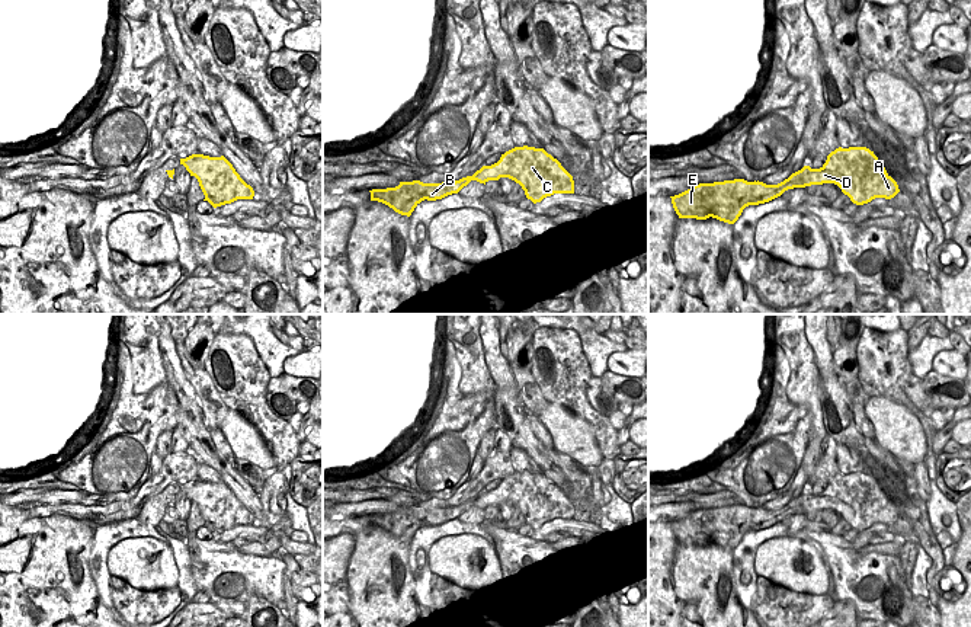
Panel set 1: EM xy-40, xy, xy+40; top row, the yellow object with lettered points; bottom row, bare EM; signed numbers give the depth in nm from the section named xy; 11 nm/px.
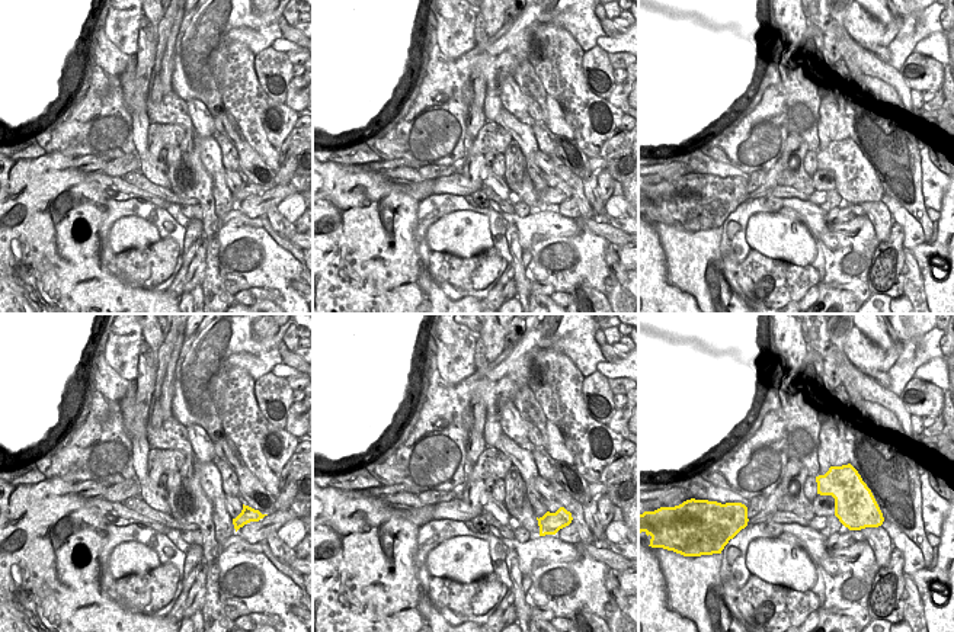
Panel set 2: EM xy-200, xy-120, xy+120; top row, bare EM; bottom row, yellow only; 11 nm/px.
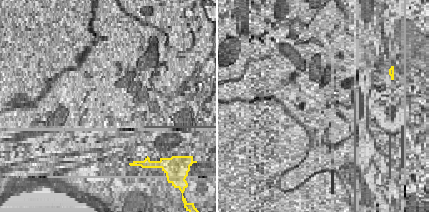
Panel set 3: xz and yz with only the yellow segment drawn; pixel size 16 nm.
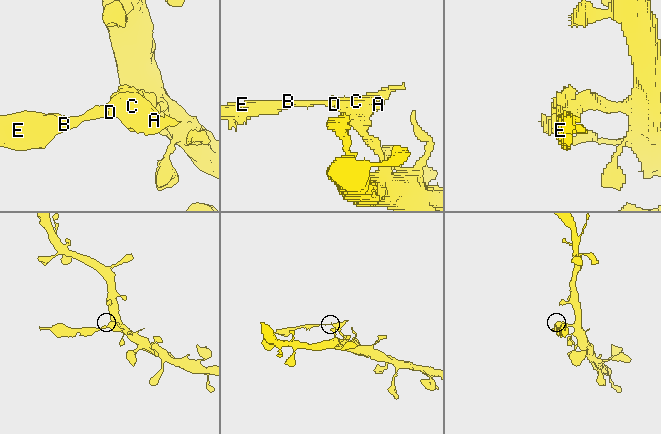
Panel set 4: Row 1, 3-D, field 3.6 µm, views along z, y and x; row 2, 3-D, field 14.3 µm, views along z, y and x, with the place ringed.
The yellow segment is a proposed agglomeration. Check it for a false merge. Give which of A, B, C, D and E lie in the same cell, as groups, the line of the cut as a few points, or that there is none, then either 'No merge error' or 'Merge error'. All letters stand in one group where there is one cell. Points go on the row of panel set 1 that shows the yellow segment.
Groups: A C D / B E. Split along xy+40 (801, 169), (807, 185). Merge error.

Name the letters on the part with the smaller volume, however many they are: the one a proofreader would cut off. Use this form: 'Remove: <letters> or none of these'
Remove: B, E

